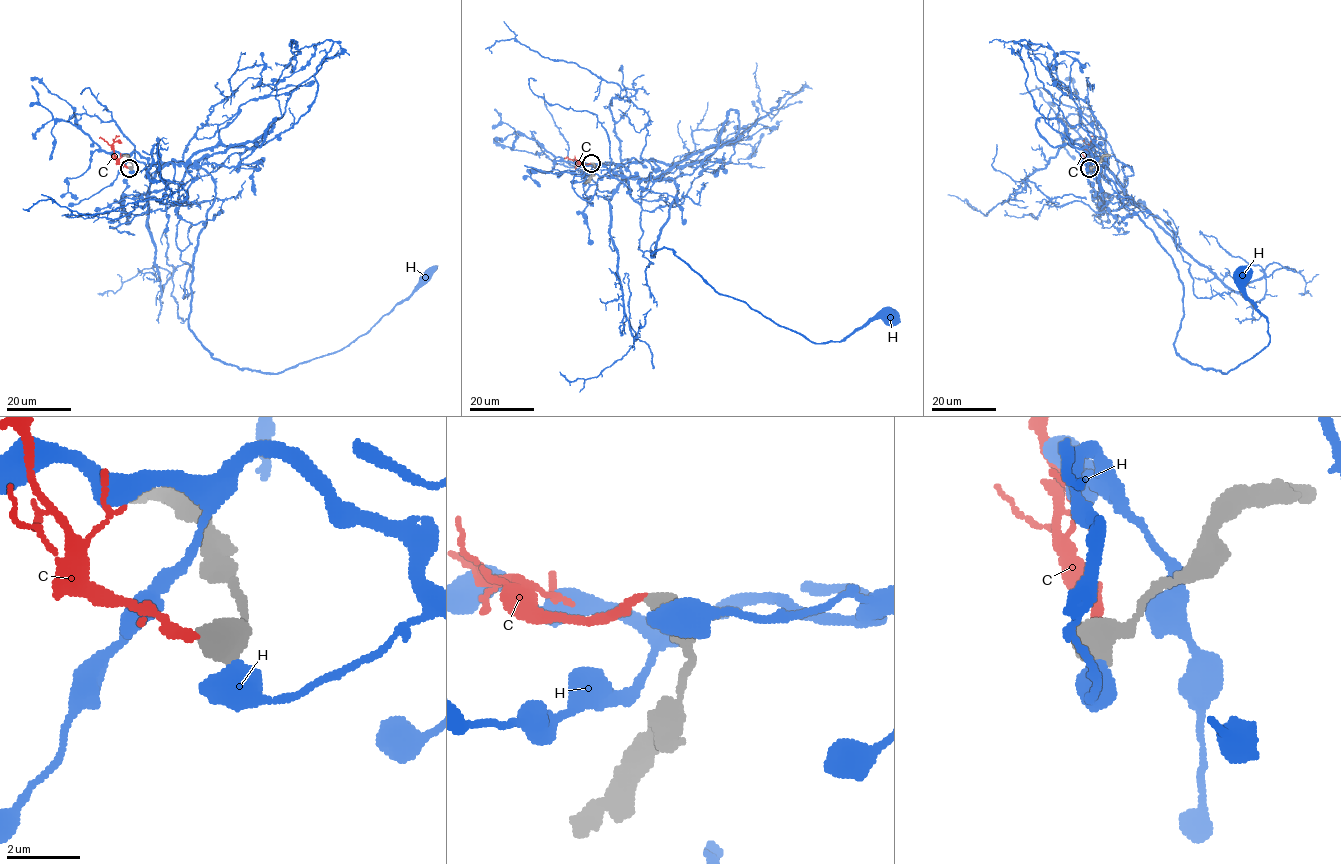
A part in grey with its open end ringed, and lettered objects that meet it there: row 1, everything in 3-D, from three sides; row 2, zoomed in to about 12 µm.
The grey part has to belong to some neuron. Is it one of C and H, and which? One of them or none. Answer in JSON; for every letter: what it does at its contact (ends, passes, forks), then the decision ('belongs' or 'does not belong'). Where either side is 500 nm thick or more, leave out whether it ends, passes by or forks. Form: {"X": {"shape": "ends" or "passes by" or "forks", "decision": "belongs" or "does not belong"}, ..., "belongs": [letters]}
{"C": {"decision": "does not belong"}, "H": {"decision": "does not belong"}, "belongs": []}

